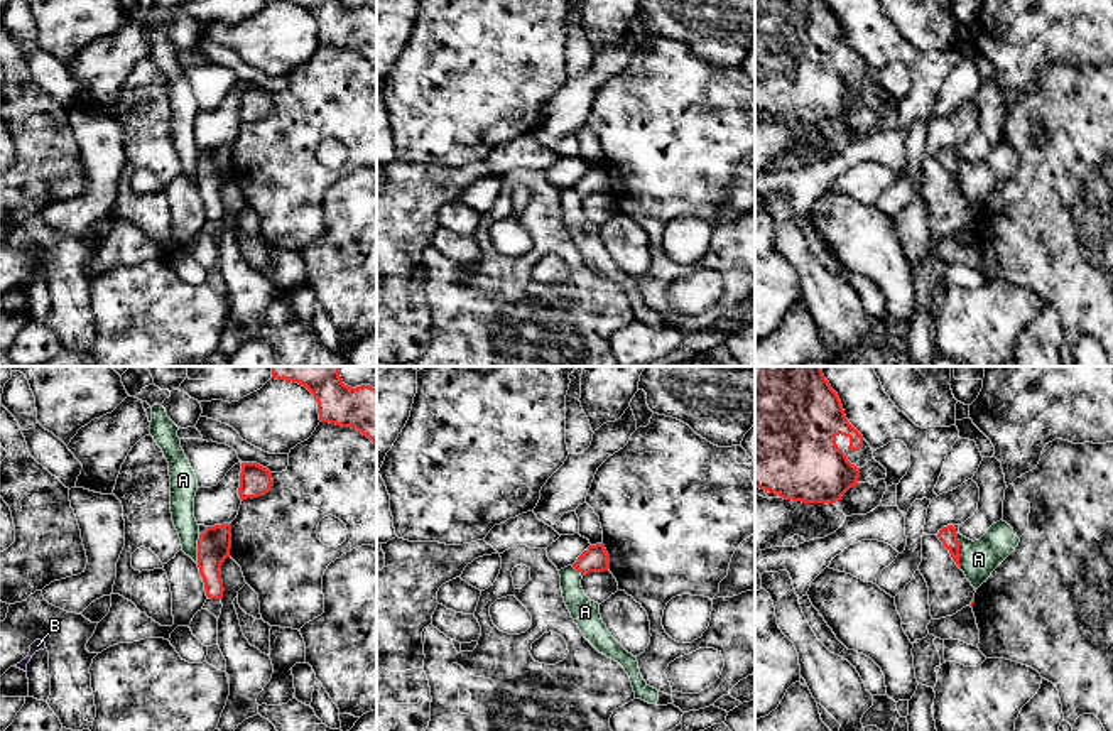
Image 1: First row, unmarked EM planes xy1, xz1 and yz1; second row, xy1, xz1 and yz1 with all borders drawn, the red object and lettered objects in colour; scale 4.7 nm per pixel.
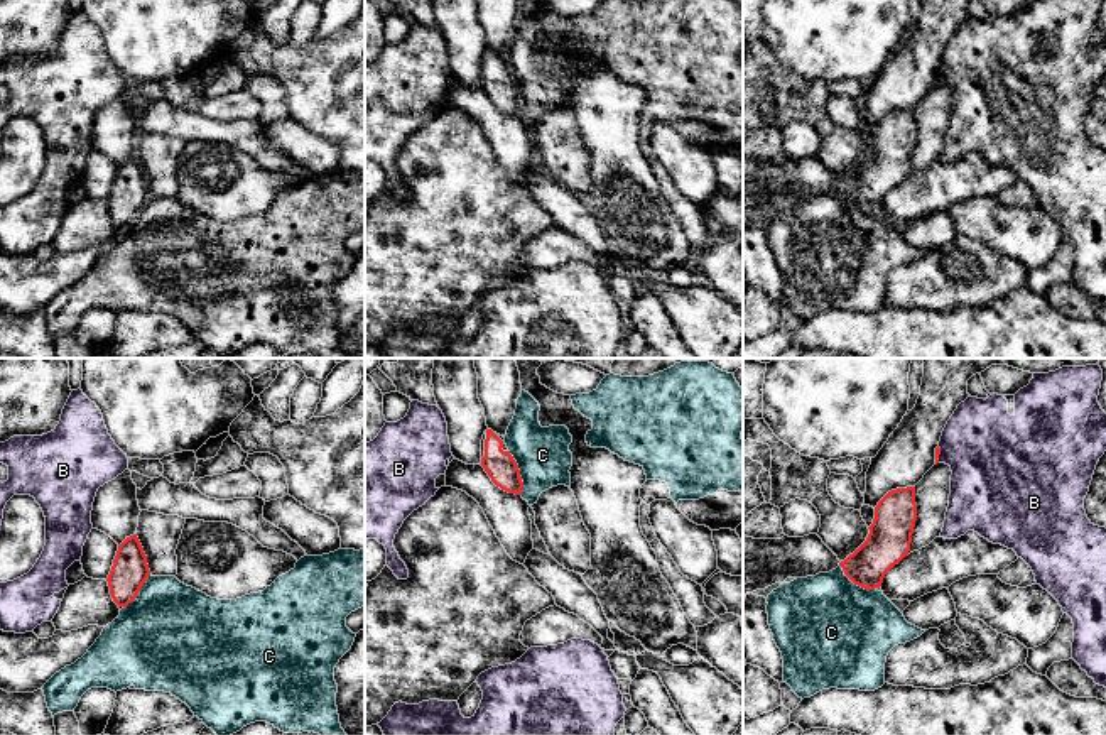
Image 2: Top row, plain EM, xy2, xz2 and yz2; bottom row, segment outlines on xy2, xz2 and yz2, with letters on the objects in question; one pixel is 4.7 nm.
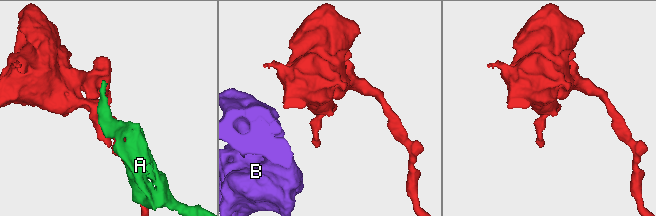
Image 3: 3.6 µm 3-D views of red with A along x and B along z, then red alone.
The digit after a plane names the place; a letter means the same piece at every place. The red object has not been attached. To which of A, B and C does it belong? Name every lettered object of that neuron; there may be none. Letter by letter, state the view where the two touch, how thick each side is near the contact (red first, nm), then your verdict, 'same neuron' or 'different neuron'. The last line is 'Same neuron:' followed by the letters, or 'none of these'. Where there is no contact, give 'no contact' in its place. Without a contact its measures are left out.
A: yz1 | 90/180 nm | different neuron
B: yz2 | 30/340 nm | different neuron
C: xz2 | 150/260 nm | different neuron
Same neuron: none of these

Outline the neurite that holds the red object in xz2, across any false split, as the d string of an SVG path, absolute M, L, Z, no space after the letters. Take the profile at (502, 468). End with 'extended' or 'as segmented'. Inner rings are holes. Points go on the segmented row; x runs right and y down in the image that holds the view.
M486 429L481 439L481 466L496 487L522 495L523 482L518 465L510 455L505 438L491 429Z | extended

